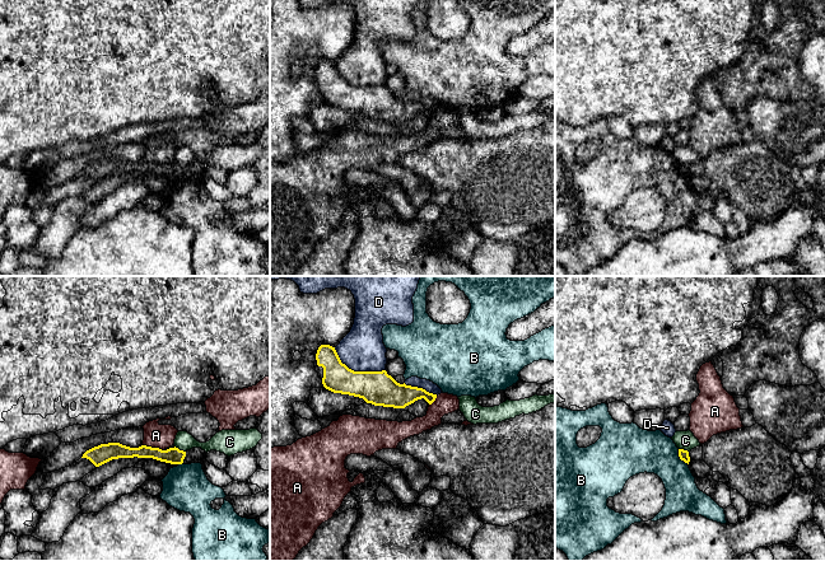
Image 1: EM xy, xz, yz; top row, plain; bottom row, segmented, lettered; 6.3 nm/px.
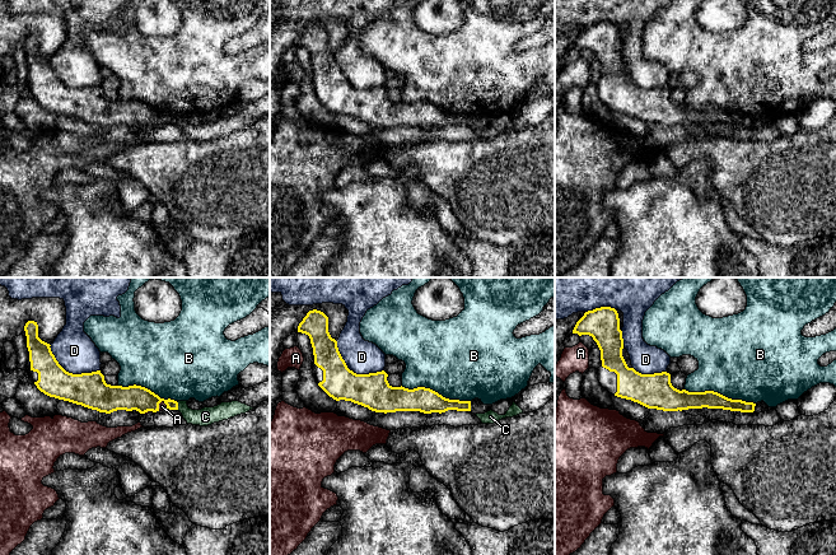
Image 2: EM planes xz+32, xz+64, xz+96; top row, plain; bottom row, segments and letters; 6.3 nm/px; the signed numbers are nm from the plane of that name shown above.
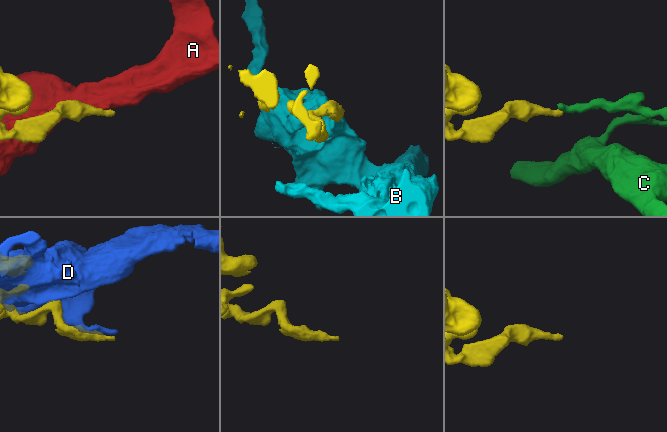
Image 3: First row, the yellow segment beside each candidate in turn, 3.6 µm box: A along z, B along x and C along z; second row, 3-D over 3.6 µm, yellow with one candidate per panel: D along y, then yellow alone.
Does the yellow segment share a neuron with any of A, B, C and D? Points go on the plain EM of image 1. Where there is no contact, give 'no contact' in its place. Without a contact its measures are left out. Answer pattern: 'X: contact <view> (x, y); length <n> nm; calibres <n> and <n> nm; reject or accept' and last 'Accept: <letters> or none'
A: contact xy (153, 163); length 140 nm; calibres 110 and 150 nm; reject
B: contact yz (680, 173); length 120 nm; calibres 60 and 260 nm; reject
C: contact xy (178, 164); length 80 nm; calibres 110 and 120 nm; reject
D: contact xz (357, 87); length 360 nm; calibres 220 and 280 nm; reject
Accept: none

